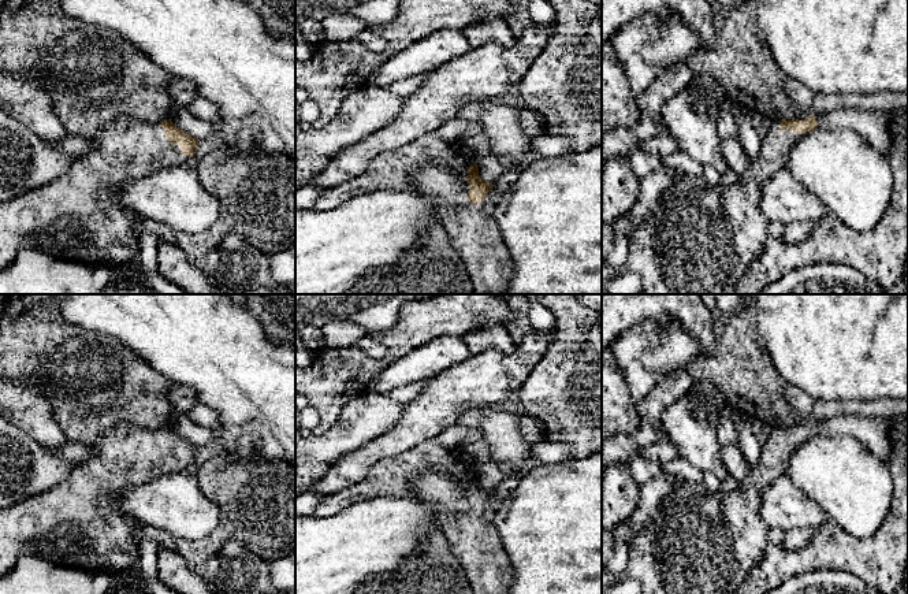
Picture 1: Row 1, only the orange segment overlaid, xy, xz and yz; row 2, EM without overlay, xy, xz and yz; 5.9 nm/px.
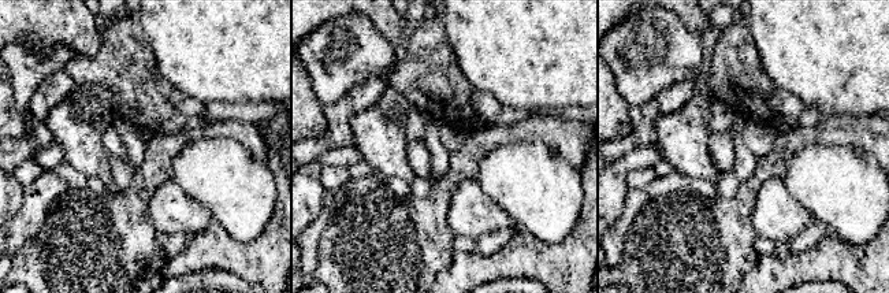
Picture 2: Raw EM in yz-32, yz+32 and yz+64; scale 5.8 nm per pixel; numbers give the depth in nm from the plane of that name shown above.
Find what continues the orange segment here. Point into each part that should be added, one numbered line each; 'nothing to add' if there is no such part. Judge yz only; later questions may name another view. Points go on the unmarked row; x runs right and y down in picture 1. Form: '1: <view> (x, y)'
1: yz (702, 542)

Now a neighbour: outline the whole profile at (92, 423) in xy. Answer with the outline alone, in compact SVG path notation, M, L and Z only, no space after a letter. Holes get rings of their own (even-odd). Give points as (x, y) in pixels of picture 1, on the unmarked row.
M119 341L109 342L122 363L119 396L112 405L93 405L71 396L49 398L55 419L66 434L66 443L93 443L118 422L148 430L171 424L175 408L168 401L168 391L174 383Z

